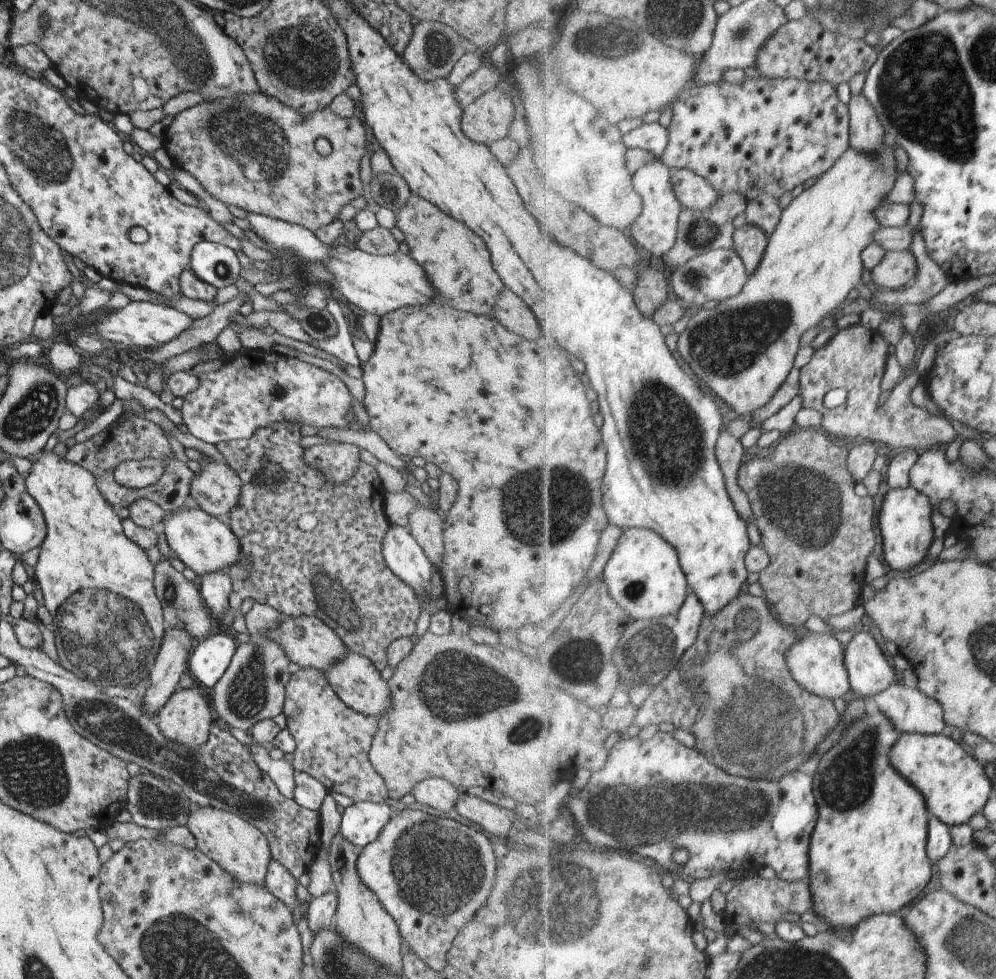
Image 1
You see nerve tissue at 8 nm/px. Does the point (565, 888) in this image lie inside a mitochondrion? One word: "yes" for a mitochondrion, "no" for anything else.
yes

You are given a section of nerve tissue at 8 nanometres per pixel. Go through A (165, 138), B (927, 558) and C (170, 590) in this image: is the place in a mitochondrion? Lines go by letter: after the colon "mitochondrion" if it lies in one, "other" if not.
A: other
B: other
C: mitochondrion

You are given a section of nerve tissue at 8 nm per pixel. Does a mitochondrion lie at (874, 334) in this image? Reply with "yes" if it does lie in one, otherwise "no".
no

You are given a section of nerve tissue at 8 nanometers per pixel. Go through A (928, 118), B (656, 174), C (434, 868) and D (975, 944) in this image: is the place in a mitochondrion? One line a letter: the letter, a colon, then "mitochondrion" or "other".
A: mitochondrion
B: other
C: mitochondrion
D: mitochondrion

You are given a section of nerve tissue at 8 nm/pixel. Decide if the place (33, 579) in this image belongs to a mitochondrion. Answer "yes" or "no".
no

